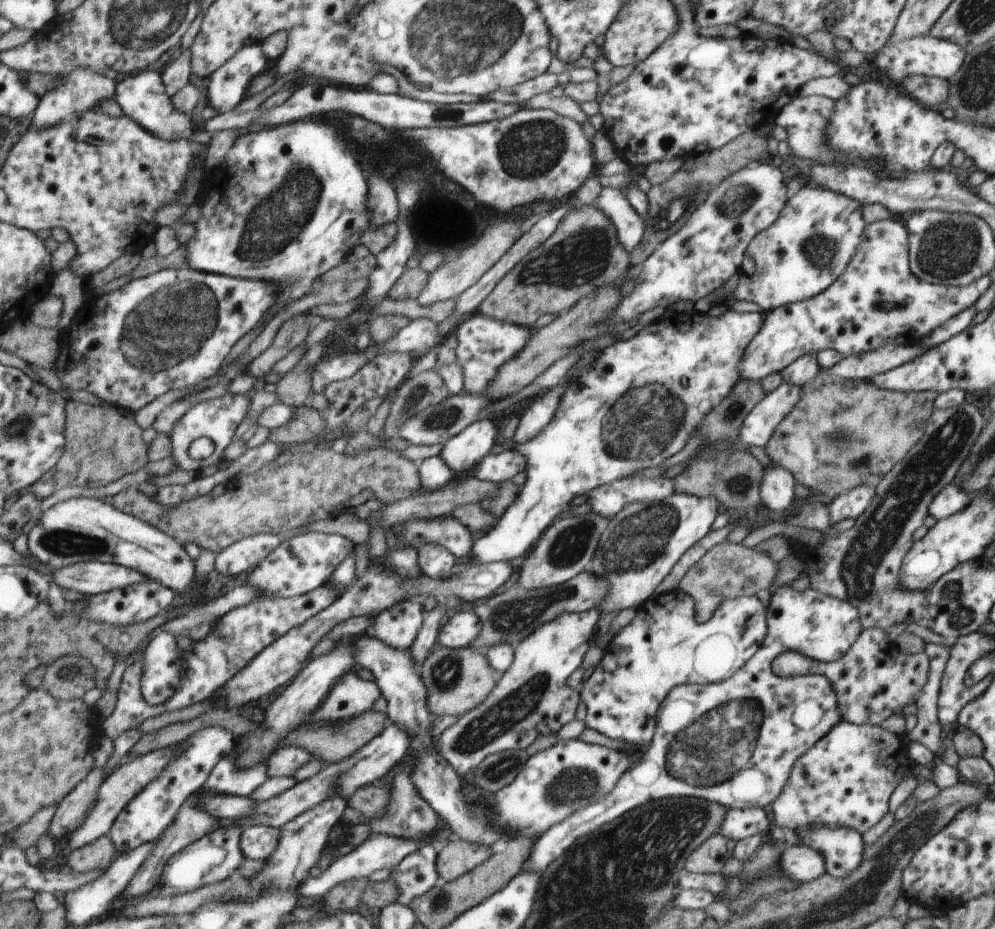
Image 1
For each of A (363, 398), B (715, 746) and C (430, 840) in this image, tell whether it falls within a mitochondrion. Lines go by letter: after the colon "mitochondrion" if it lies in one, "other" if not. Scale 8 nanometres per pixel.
A: other
B: mitochondrion
C: other

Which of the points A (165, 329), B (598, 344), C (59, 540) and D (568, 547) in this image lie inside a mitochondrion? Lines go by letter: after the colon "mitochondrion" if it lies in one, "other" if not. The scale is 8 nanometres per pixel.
A: mitochondrion
B: other
C: mitochondrion
D: mitochondrion

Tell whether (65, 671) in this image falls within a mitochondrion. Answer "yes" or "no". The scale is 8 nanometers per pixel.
yes

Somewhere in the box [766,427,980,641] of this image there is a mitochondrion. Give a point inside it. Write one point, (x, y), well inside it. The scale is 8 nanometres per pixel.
(958, 612)

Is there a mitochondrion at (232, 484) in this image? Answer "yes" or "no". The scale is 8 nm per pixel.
no

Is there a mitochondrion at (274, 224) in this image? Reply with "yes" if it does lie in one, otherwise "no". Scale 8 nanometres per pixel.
yes

